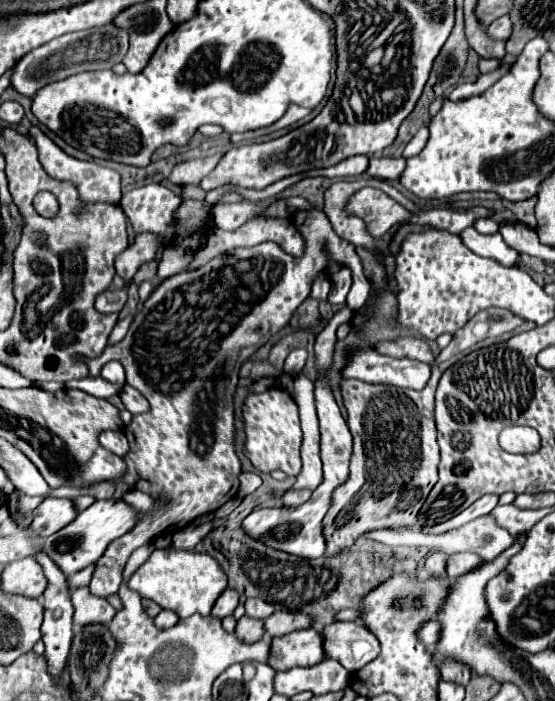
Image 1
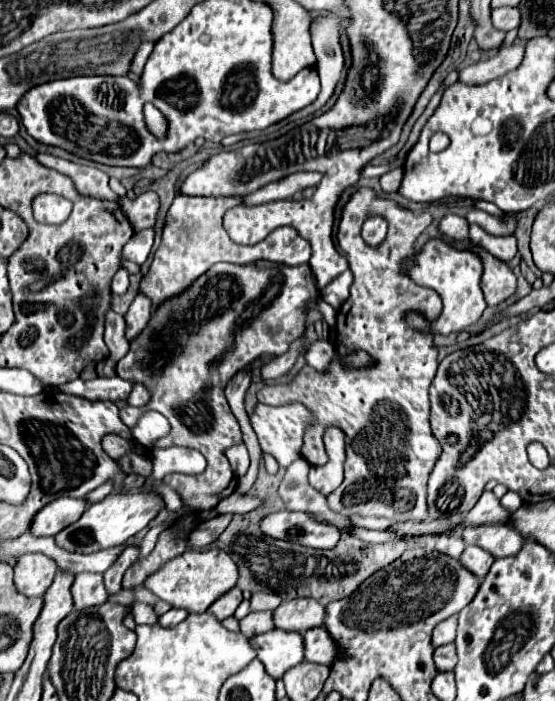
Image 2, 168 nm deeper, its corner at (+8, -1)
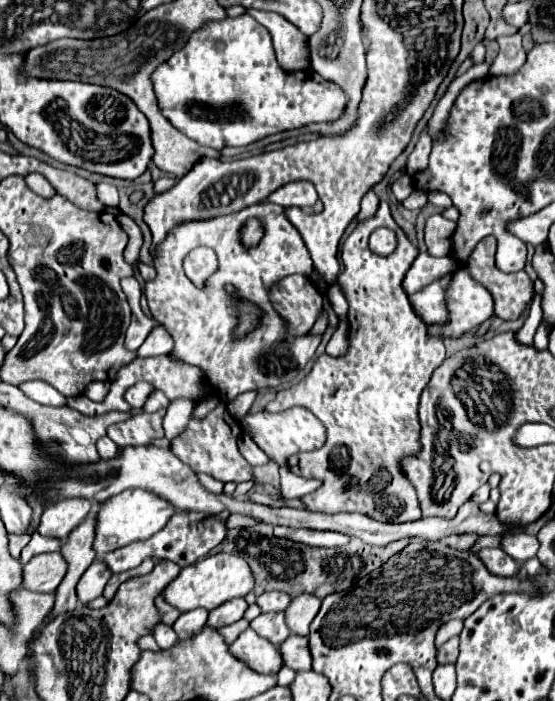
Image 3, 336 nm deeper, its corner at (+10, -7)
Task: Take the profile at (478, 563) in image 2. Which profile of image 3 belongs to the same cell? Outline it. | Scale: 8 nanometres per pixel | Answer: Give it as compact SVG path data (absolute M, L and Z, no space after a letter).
M482 548L476 552L476 556L480 556L480 560L488 568L488 572L492 572L496 576L514 576L520 570L520 564L514 562L500 548Z

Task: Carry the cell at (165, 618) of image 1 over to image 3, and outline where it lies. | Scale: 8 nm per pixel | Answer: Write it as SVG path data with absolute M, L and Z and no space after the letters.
M196 608L196 610L184 612L172 624L172 630L176 632L178 638L190 638L192 634L196 634L206 624L206 618L208 618L208 612L204 608Z

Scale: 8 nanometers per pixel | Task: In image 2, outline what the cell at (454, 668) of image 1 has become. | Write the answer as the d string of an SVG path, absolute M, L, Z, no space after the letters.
M454 644L438 646L436 652L434 652L434 662L436 662L436 668L442 670L442 672L454 670L454 666L456 666L456 646Z

